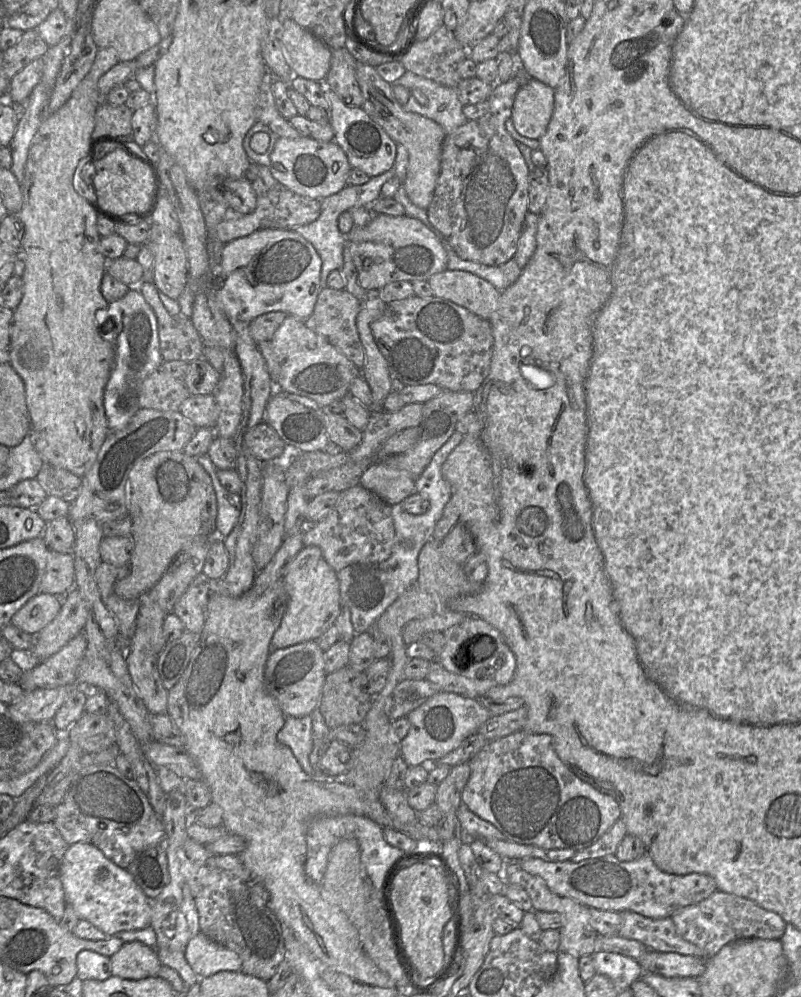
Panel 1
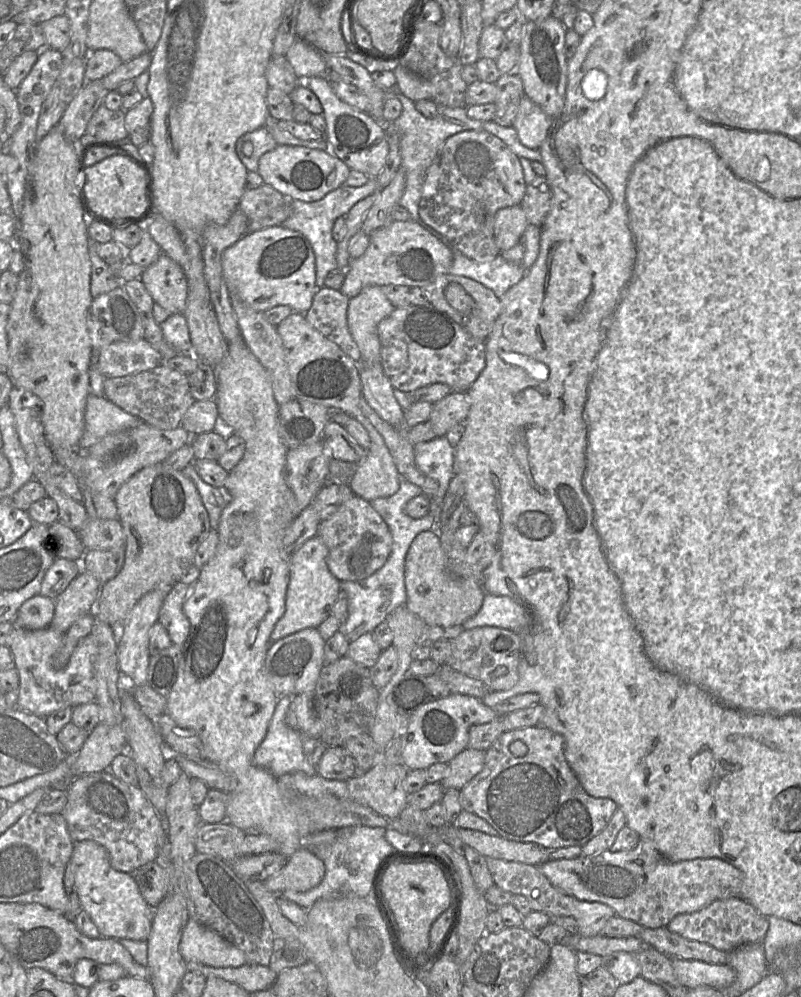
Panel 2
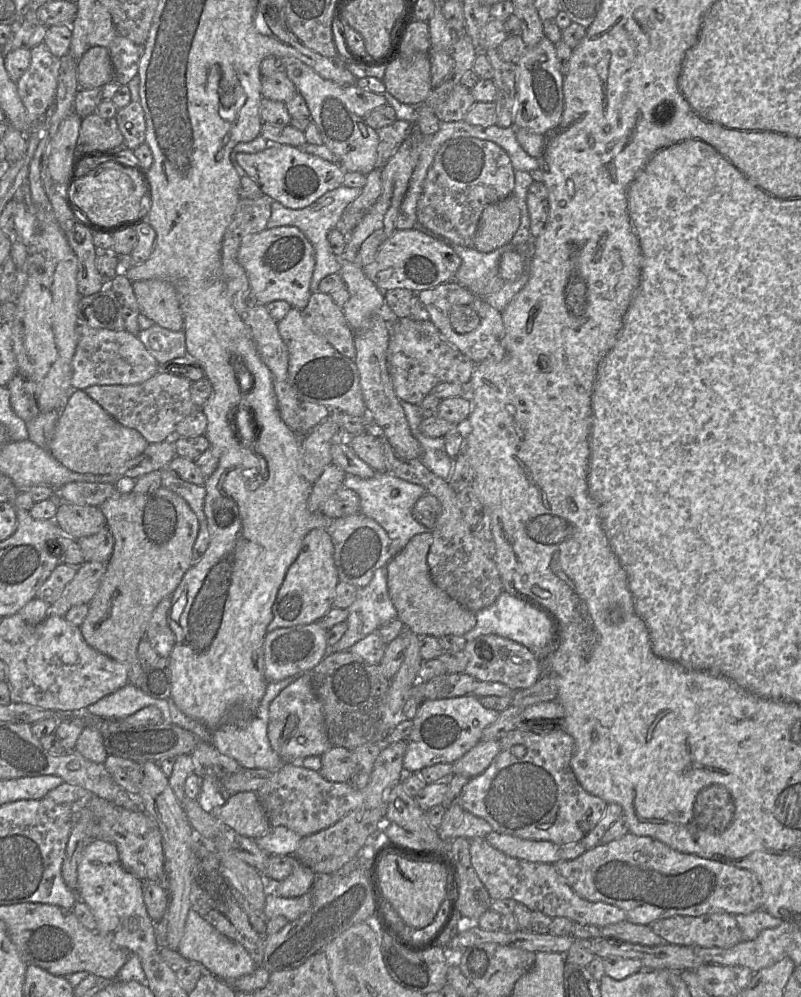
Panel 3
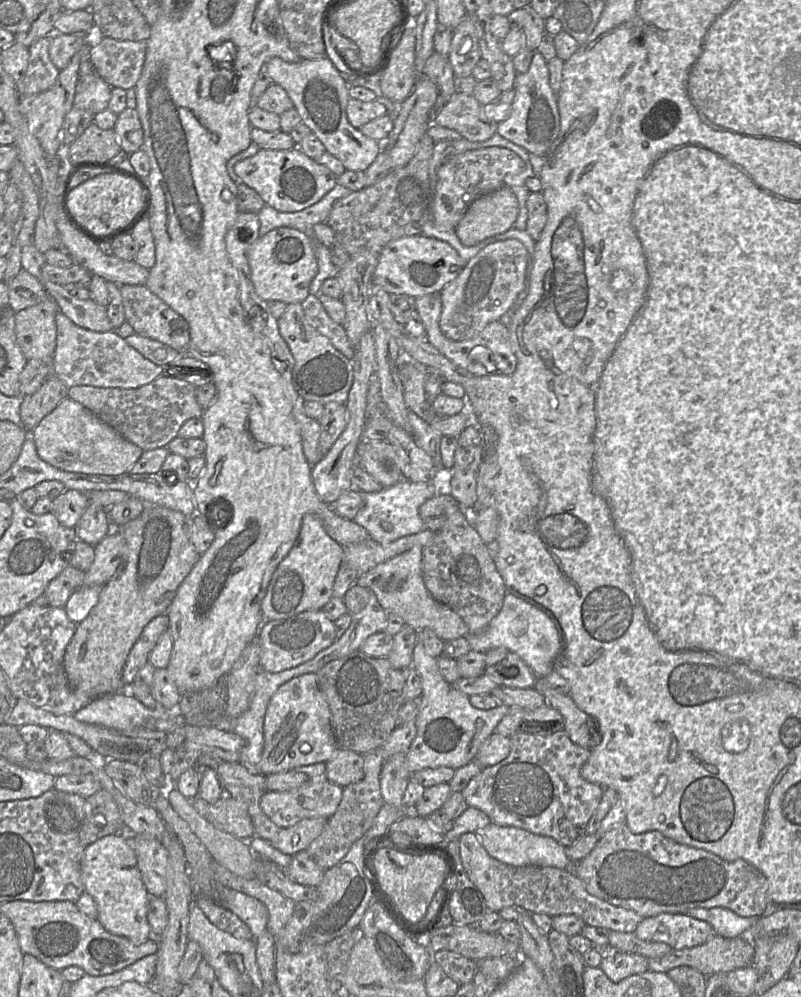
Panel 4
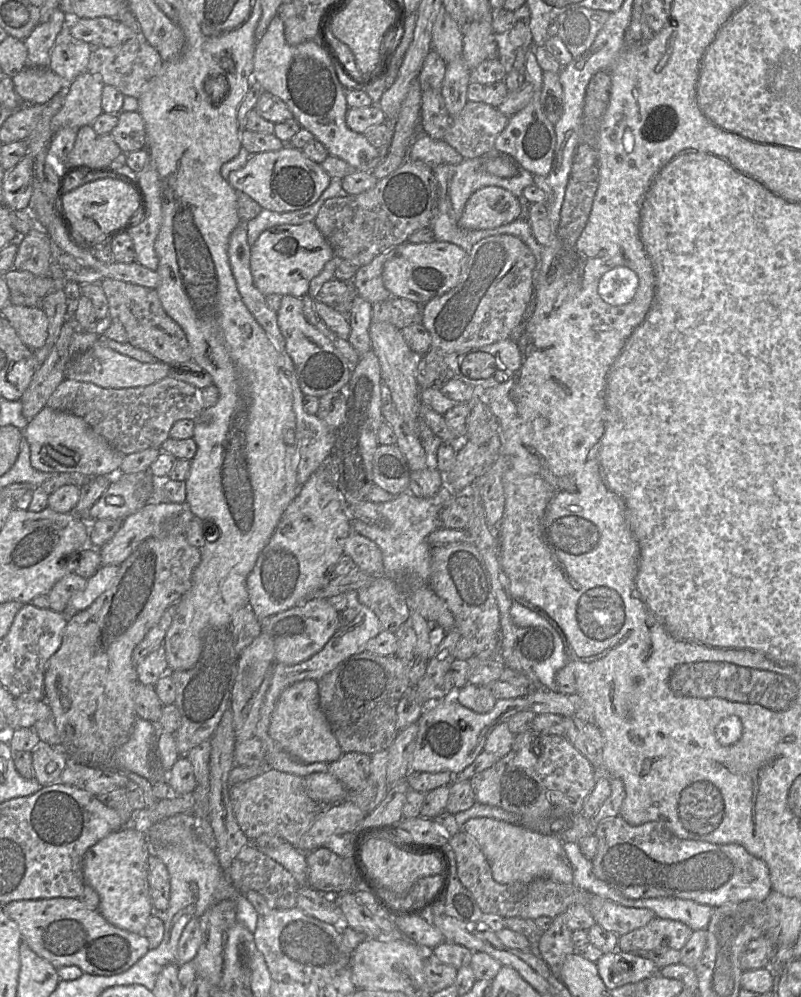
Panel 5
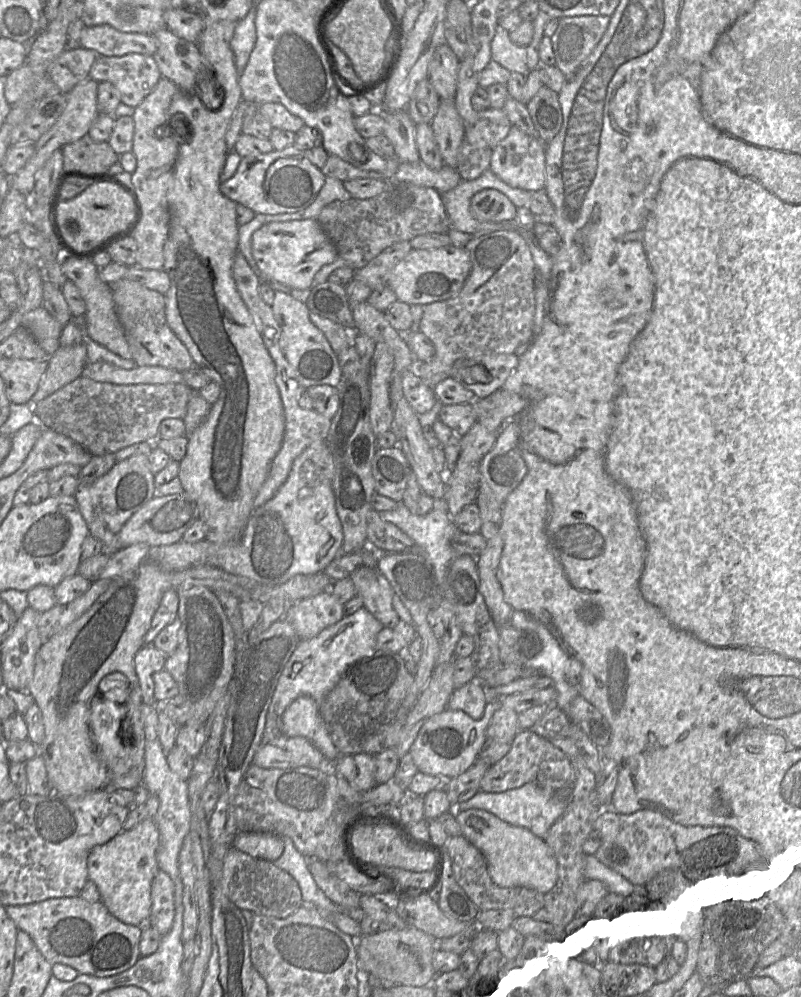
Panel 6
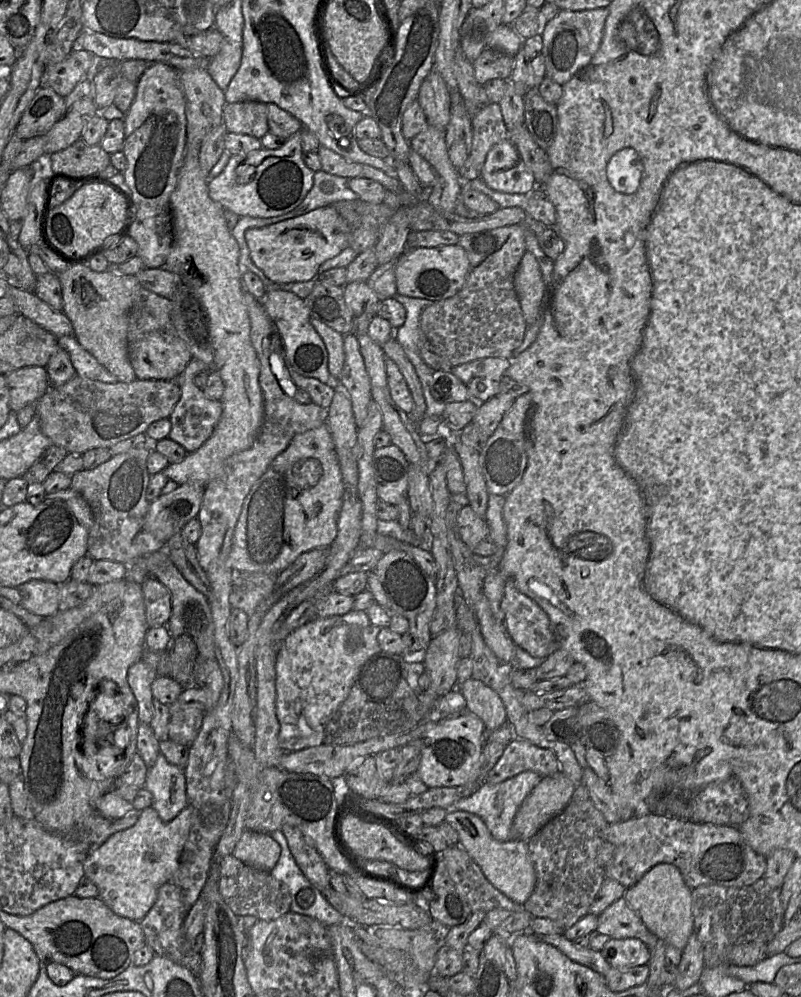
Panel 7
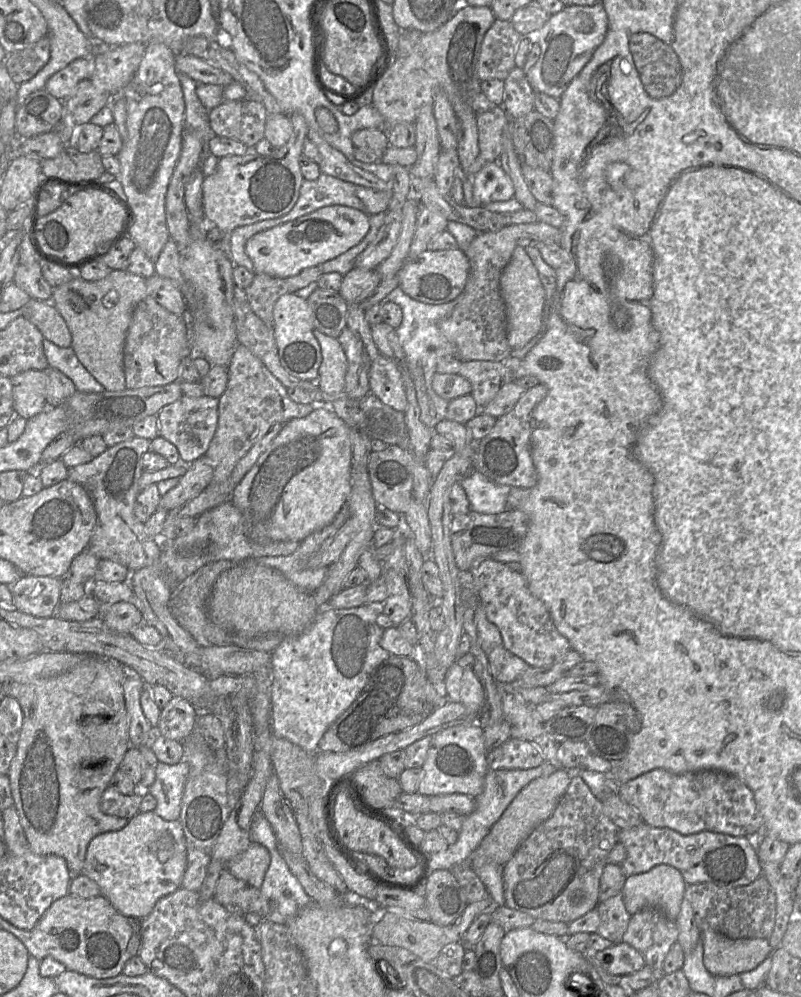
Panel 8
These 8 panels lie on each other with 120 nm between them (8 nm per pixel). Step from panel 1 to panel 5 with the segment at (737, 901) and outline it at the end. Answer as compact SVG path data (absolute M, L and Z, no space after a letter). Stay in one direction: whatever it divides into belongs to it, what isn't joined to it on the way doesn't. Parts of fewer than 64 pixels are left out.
M655 917L645 926L620 936L618 949L628 953L663 947L679 951L692 932L691 928L679 921Z

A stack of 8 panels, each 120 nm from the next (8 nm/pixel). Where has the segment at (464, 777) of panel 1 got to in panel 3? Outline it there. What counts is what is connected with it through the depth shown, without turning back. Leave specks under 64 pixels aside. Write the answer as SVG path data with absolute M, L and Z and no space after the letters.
M479 741L461 758L452 763L453 774L471 779L483 773L499 753L498 741Z

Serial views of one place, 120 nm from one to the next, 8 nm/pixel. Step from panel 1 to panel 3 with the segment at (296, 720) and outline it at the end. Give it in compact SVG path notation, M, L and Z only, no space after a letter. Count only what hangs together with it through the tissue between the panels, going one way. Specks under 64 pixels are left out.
M298 673L278 682L268 682L265 694L254 716L247 720L239 720L238 710L233 710L228 714L225 721L219 727L215 729L209 729L201 722L185 715L180 709L178 709L173 700L168 699L171 715L170 723L193 732L201 740L212 741L213 745L221 754L234 759L241 767L248 769L265 769L273 772L279 769L285 762L278 755L278 753L272 749L268 739L267 727L269 720L269 706L284 688L286 688L303 674L304 673Z

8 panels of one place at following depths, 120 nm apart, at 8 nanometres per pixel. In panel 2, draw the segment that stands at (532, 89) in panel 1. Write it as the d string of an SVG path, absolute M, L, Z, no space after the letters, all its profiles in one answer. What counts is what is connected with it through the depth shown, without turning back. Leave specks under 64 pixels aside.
M524 95L521 98L513 127L524 146L540 150L553 120L537 104Z

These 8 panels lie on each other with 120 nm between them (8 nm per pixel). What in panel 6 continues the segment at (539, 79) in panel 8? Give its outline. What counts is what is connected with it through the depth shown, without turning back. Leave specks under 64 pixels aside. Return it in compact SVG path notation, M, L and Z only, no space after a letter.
M607 15L565 16L559 18L559 24L551 36L555 66L567 76L573 74L579 65L589 56L602 38L610 21Z

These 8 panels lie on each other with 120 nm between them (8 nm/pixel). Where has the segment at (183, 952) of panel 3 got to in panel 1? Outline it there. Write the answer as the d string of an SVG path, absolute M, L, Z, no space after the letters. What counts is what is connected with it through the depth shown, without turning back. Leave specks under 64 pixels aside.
M201 932L188 942L184 957L199 978L206 978L221 971L241 971L242 961L235 952Z

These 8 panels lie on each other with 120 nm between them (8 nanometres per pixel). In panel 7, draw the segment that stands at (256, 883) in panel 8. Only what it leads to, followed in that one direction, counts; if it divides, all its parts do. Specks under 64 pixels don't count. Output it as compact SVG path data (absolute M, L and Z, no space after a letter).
M244 830L232 854L245 864L270 872L277 863L280 852L280 845L269 833Z

